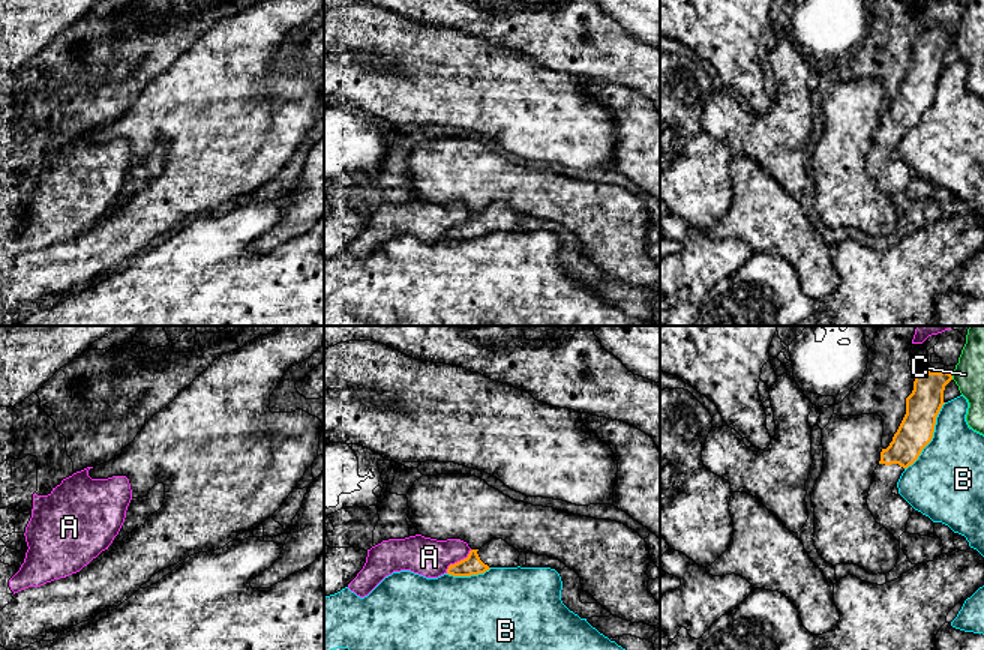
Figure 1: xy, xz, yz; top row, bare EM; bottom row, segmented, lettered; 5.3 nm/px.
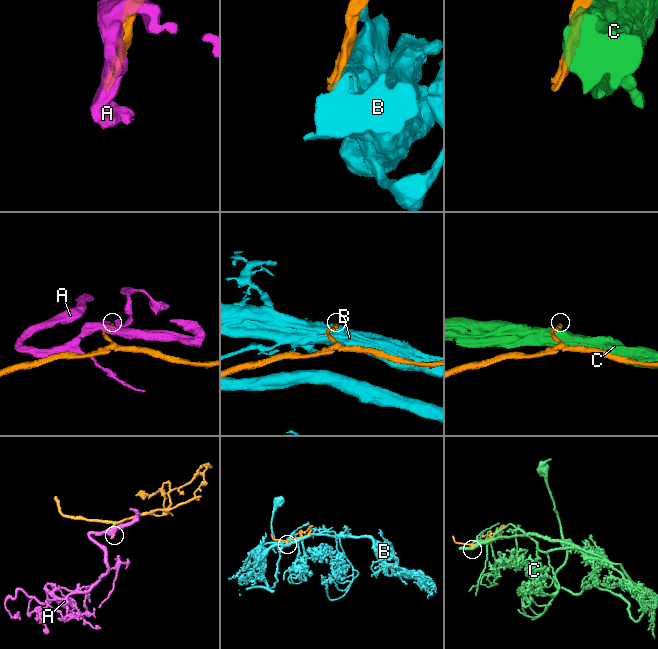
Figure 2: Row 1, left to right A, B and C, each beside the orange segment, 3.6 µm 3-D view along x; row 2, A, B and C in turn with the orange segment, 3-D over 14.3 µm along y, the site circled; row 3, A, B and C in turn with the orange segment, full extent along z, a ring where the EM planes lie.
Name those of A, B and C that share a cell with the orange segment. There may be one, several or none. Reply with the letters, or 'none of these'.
none of these

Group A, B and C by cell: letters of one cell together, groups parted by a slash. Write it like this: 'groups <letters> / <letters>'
groups A / B / C

